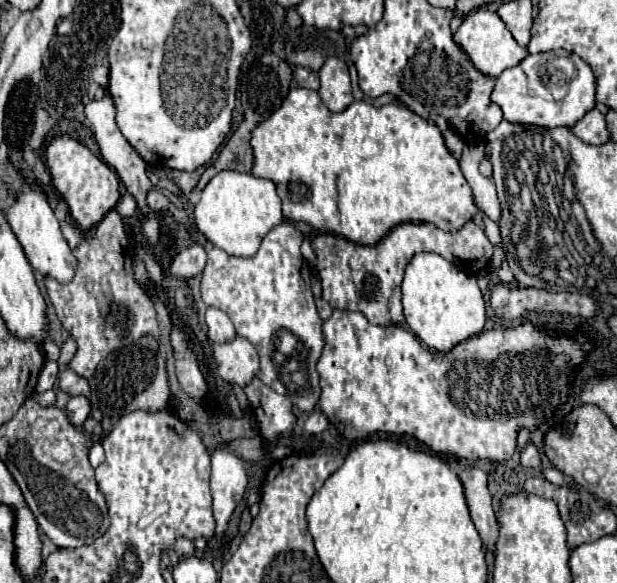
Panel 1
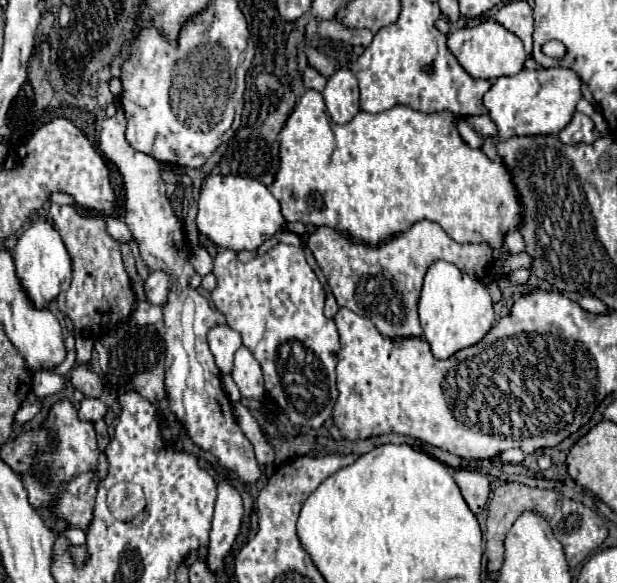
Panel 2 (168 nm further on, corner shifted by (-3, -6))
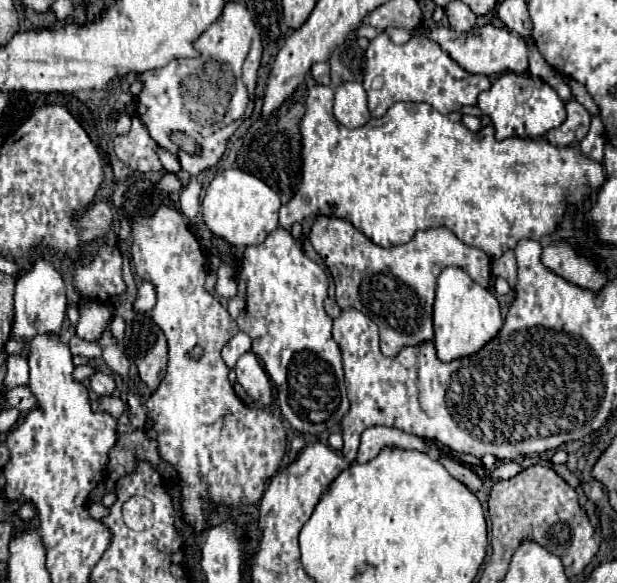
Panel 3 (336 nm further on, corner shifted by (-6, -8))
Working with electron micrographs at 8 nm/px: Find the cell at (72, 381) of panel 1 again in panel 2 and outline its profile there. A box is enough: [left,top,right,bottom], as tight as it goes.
[70,366,104,398]

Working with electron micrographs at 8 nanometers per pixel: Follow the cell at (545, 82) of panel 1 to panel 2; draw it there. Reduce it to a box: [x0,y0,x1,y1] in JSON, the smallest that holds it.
[484,68,580,140]

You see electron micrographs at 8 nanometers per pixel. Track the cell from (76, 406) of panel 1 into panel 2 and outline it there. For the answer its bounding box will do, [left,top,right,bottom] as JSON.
[78,398,108,422]

